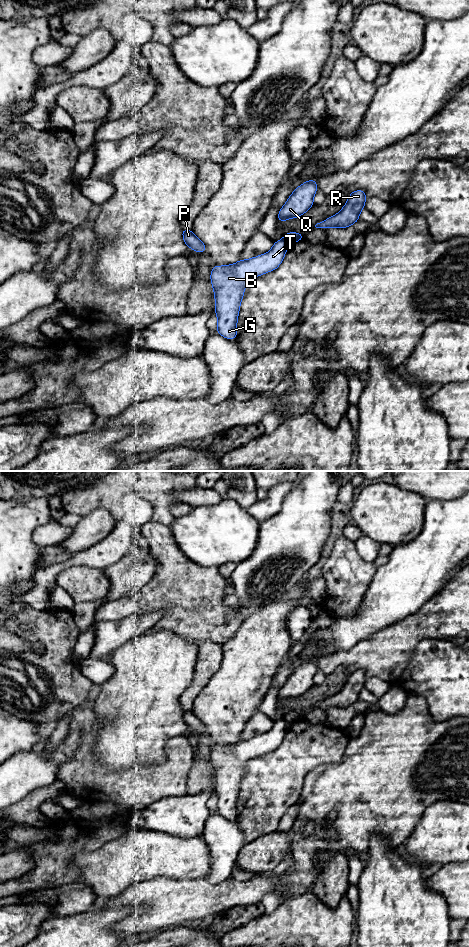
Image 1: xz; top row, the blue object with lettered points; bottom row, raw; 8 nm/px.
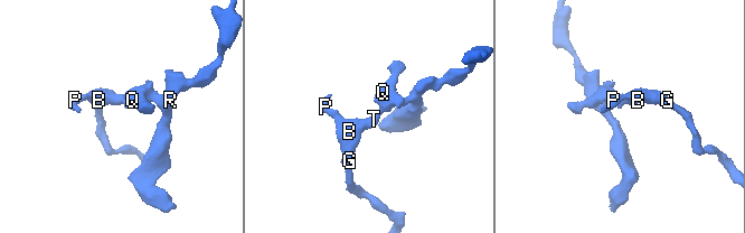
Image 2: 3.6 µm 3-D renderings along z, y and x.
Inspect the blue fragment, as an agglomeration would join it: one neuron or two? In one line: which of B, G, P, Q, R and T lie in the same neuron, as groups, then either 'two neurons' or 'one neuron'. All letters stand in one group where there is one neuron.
groups B G P T / Q R; two neurons

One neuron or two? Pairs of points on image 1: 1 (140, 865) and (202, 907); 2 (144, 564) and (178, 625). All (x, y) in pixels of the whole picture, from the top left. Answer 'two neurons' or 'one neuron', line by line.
1: two neurons
2: two neurons

